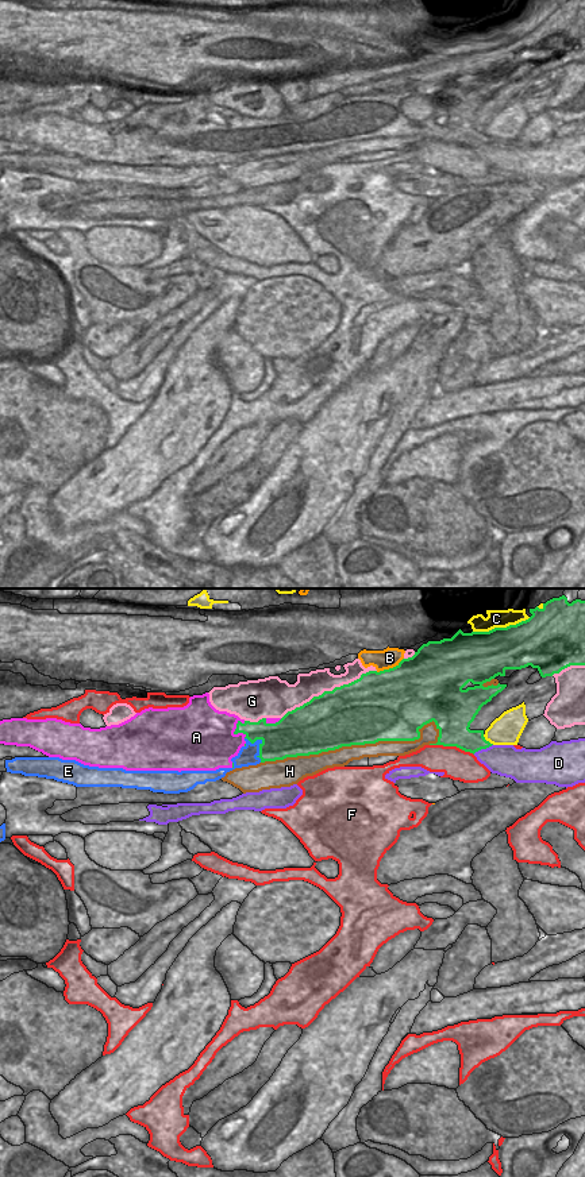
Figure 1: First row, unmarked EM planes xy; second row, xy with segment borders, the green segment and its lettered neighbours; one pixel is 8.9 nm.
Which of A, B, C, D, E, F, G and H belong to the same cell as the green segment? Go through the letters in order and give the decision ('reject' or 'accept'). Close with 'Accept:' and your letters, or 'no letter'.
A: accept
B: reject
C: reject
D: reject
E: reject
F: reject
G: reject
H: reject
Accept: A

